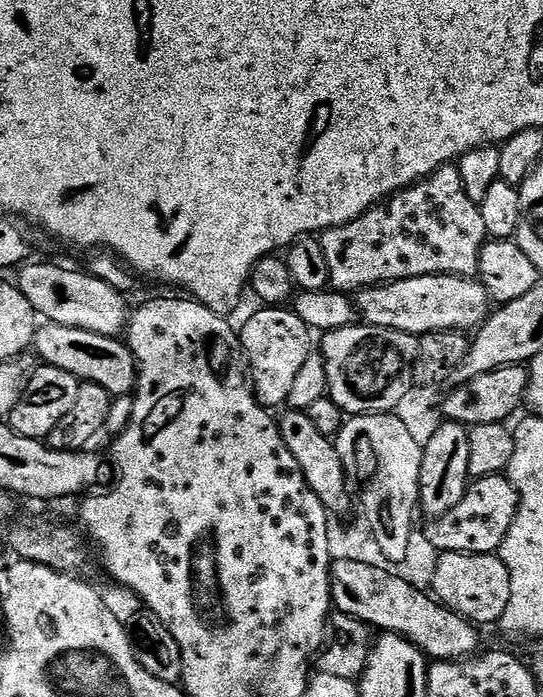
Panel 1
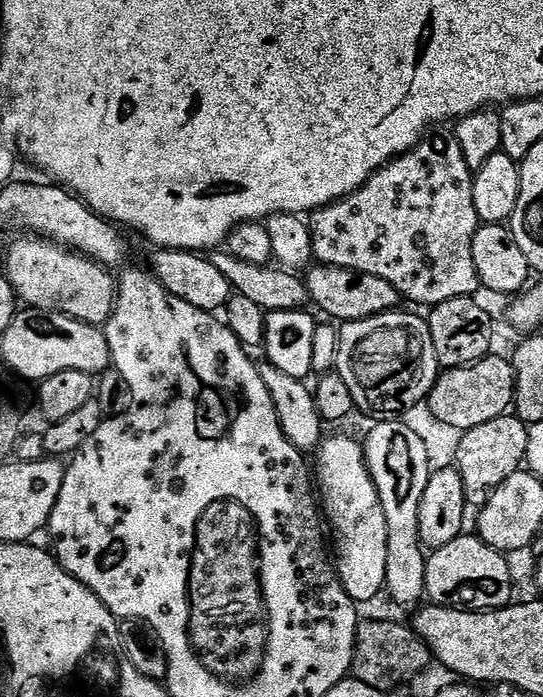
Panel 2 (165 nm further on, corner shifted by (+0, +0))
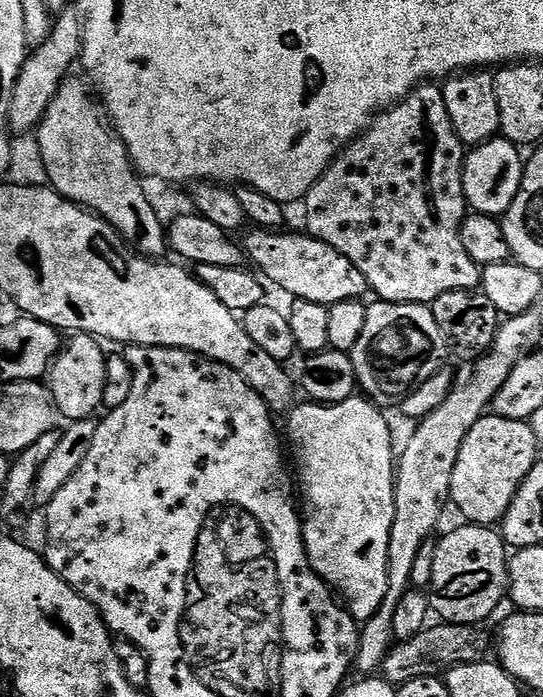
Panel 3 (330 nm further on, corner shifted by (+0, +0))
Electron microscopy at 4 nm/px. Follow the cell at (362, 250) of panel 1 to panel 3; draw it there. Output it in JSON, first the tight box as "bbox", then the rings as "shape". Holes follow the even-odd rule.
{"bbox":[306,82,481,305],"shape":[[[425,82],[404,97],[399,104],[379,113],[376,119],[337,155],[332,164],[324,171],[320,181],[309,190],[306,197],[308,204],[307,235],[316,240],[326,242],[326,246],[334,246],[338,254],[350,258],[358,270],[362,270],[362,278],[366,278],[369,289],[377,292],[379,299],[386,304],[426,304],[431,305],[442,294],[447,292],[466,292],[481,287],[481,265],[475,264],[466,254],[466,246],[462,246],[460,227],[464,225],[464,217],[469,211],[467,200],[464,199],[464,161],[466,159],[466,145],[460,141],[454,130],[454,122],[450,122],[450,114],[446,110],[444,90],[439,83]]]}

